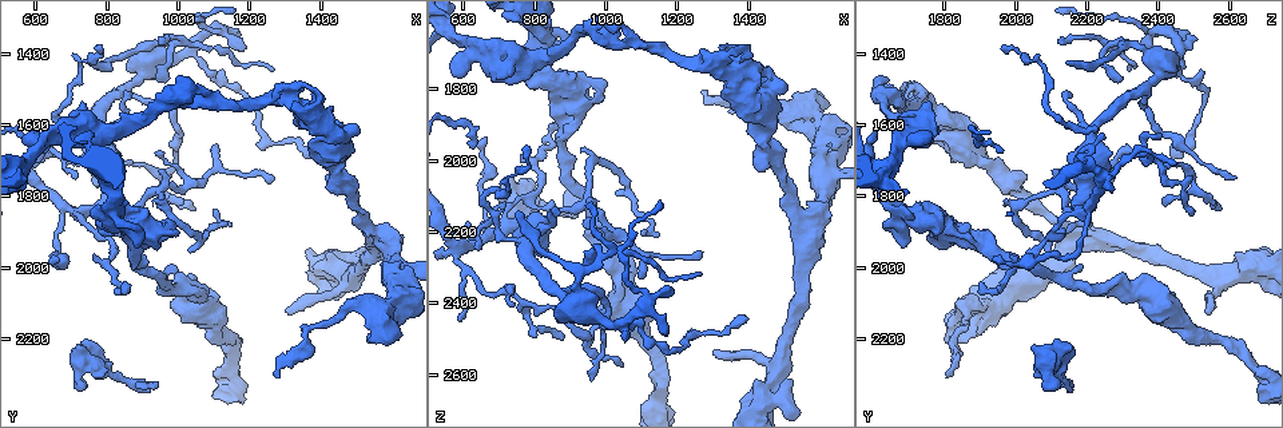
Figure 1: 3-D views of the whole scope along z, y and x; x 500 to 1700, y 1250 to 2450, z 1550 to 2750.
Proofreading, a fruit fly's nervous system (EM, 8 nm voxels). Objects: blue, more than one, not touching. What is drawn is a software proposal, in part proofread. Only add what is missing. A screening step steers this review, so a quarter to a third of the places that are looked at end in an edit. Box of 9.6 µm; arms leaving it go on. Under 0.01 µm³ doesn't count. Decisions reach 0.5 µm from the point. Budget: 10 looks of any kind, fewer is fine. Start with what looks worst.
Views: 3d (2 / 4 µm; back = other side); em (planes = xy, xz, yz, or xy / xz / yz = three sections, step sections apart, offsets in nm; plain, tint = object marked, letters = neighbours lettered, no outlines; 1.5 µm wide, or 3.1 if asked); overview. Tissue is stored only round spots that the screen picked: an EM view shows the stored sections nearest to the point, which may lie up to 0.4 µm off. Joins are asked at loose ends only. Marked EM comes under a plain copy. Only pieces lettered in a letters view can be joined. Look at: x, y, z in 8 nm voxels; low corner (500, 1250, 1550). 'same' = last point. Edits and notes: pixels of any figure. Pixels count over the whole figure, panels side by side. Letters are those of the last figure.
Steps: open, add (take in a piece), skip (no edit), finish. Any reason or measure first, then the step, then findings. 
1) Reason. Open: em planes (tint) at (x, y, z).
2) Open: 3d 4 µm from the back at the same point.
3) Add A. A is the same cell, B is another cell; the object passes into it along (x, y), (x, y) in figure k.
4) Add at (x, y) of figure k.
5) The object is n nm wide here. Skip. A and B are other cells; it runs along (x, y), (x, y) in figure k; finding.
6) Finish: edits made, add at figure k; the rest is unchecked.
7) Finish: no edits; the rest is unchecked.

Open: em planes (letters) at (710, 1560, 1760).

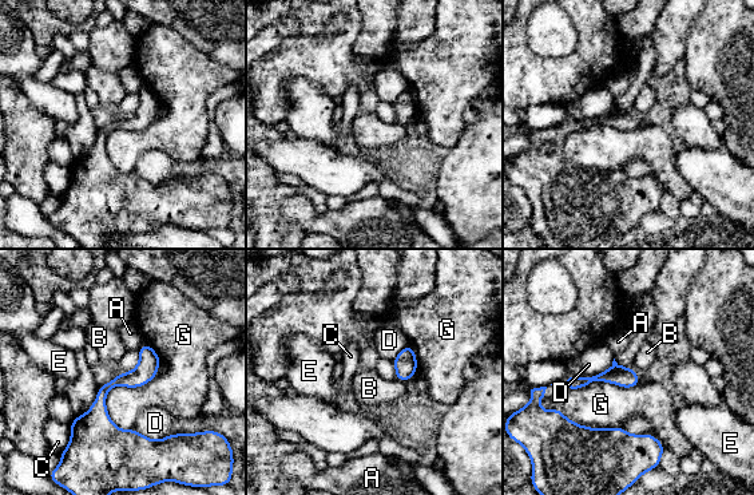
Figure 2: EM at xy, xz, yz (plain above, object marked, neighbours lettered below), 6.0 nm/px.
Skip. A, B, C, D, E and G are other cells; no lettered piece goes on from it.

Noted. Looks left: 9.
Open: 3d 4 µm at (860, 1900, 2120).

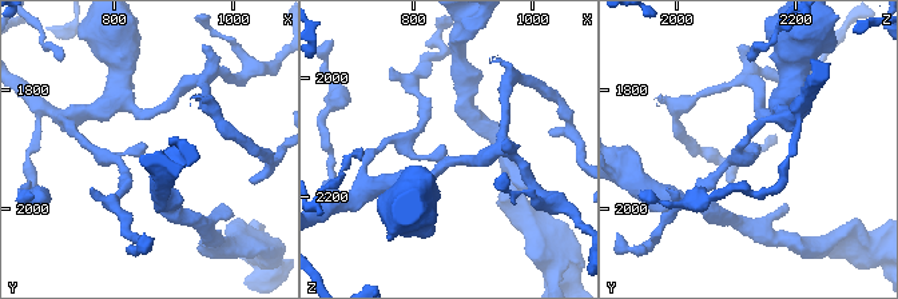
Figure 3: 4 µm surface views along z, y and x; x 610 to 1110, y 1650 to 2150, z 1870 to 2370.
Need the tissue. Open: em planes (letters) at (860, 1895, 2115).

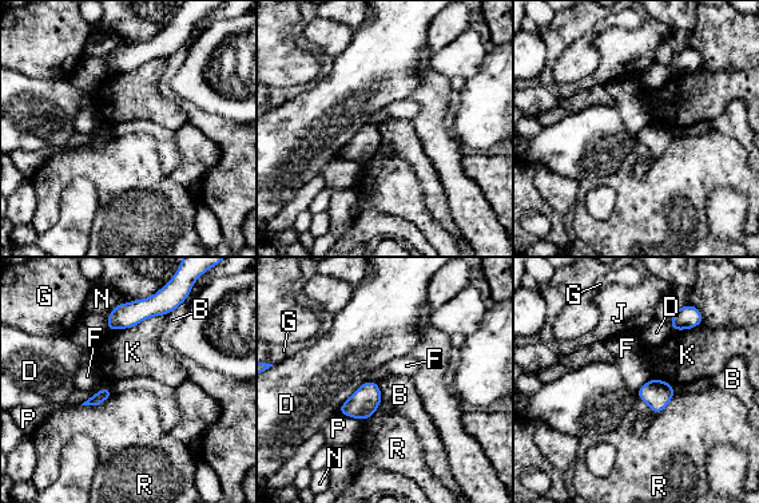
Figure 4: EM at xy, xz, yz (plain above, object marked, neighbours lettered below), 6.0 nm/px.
Skip. B, D, F, G, J, K, N, P and R are other cells; a border runs along (380, 385), (381, 403), (365, 420) in figure 4; no lettered piece goes on from it.

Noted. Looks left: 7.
Open: 3d 4 µm at (780, 1390, 1960).

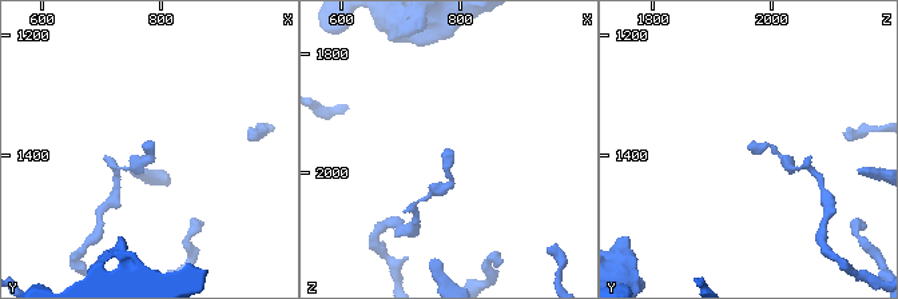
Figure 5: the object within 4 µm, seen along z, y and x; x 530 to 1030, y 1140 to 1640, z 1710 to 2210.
Open: em planes (letters) at (775, 1395, 1960).

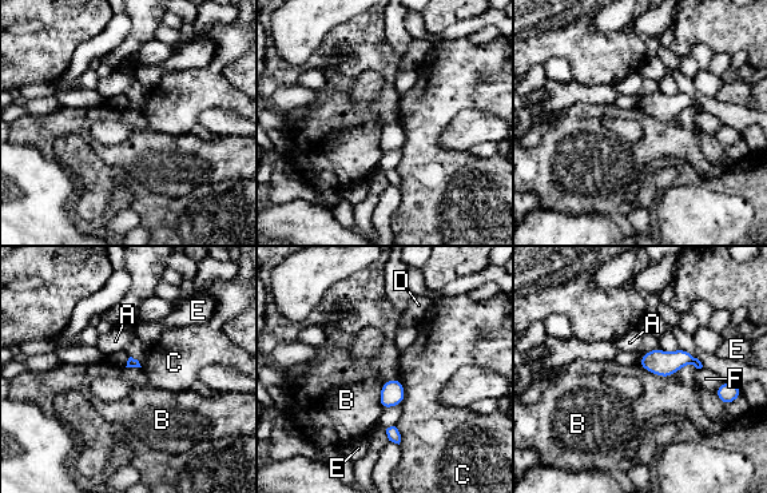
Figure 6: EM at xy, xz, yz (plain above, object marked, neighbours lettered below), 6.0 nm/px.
Skip. A, B, C, D, E and F are other cells; a border runs along (398, 378), (382, 385), (381, 409) in figure 6; none of them fits.

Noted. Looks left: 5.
Open: em xz step 4 (letters) at (1390, 1680, 2440).

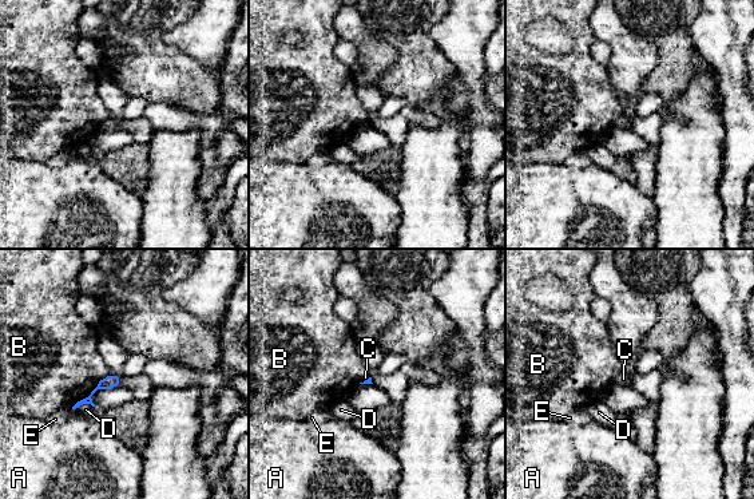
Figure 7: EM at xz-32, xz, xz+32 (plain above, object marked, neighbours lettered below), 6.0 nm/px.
Open: em planes (letters) at the same point.

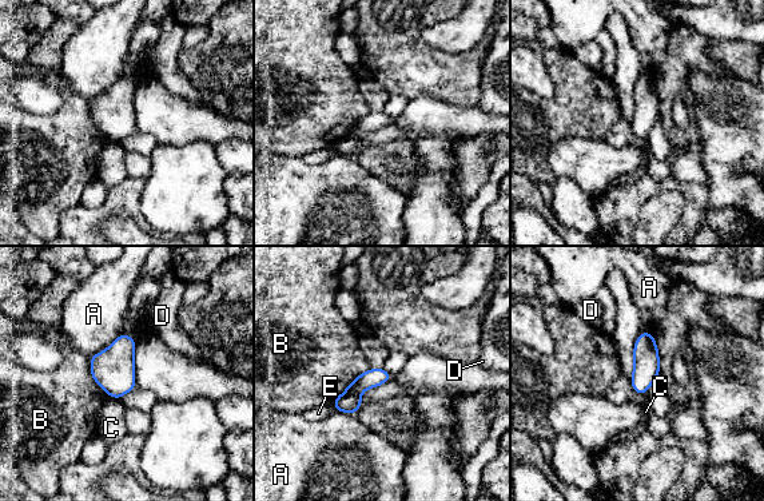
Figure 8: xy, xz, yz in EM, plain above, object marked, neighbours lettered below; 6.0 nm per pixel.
The longest contact is with B, 280 nm. Add C. C is the same cell, A, B, D and E are other cells; it goes on there.

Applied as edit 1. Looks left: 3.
Finish: edits made, add at figure 8; the rest is unchecked.

